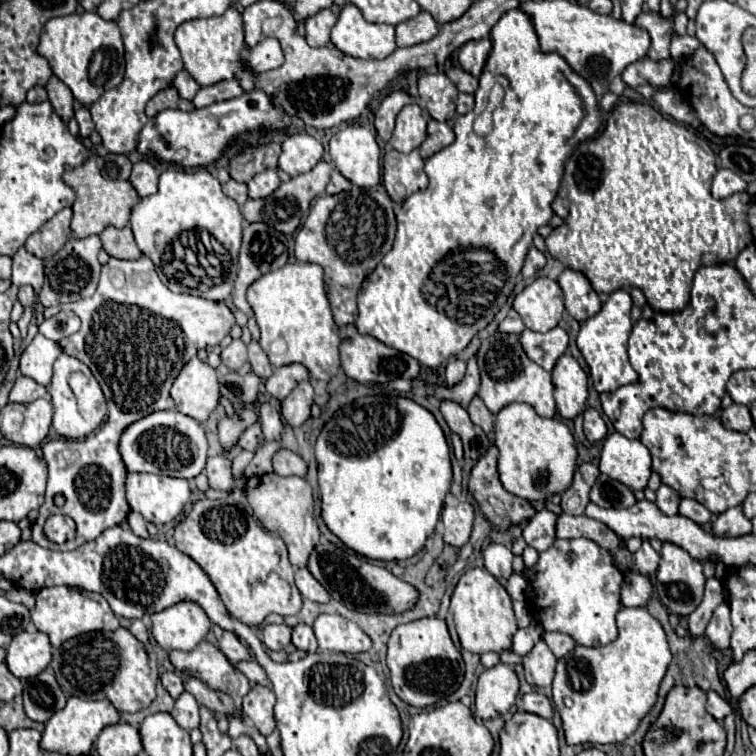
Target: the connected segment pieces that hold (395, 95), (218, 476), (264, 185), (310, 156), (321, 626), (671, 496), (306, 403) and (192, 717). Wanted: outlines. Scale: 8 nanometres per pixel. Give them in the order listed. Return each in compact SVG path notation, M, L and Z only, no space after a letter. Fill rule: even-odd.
M404 90L392 92L392 94L388 94L382 100L380 108L376 110L376 118L374 118L374 126L376 126L376 132L378 132L378 136L380 136L382 142L388 142L390 140L392 130L394 130L394 120L398 116L398 112L402 110L402 106L406 106L410 102L414 104L416 98L408 96Z
M226 456L208 458L206 474L208 474L212 490L228 490L228 488L242 488L244 486L242 478L234 480L234 476L230 472L230 464L232 464L232 460Z
M264 170L264 172L256 174L256 176L248 182L248 196L250 196L250 198L266 198L266 196L270 196L278 186L280 186L278 172L276 172L276 170Z
M308 134L288 136L282 142L282 154L278 158L278 166L290 176L298 176L310 172L322 160L322 154L324 148L316 138Z
M320 614L312 628L318 638L320 650L358 654L370 650L372 646L362 628L340 614Z
M662 484L662 486L656 490L656 506L660 508L662 514L674 516L674 514L678 512L678 504L680 504L680 496L678 496L676 490L672 490L670 486Z
M300 382L290 396L282 402L282 416L286 418L286 422L296 428L302 426L308 418L310 418L310 406L314 398L314 390L310 382Z
M184 692L176 704L174 704L174 710L172 710L172 718L184 728L184 730L194 730L198 728L198 702L194 700L192 694Z

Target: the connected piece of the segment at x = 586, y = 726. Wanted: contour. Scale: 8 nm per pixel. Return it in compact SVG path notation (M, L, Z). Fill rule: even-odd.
M622 608L616 616L616 622L618 622L618 638L606 646L600 646L600 648L586 648L586 646L576 646L566 658L558 660L556 664L556 674L554 674L554 680L552 680L552 700L554 700L554 706L562 718L562 724L564 724L564 732L566 732L566 742L568 744L616 744L616 742L624 742L630 734L636 732L640 720L654 708L656 704L656 698L658 698L658 688L660 688L660 682L666 674L666 668L670 664L670 648L668 648L668 640L666 640L666 634L660 626L660 622L656 622L656 618L652 618L652 614L648 614L646 608Z

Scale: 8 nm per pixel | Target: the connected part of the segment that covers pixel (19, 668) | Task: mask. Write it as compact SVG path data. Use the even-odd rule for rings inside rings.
M20 632L8 646L8 668L16 678L34 678L52 660L52 646L44 632Z

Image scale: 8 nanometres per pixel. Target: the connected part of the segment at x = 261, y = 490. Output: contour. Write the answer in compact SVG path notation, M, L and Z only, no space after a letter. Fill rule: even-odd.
M272 472L250 478L244 486L244 492L260 524L266 530L278 532L280 538L286 542L290 564L296 568L304 568L308 564L308 556L312 554L312 550L318 546L320 540L320 532L314 522L314 498L310 484L304 478L278 476L276 472Z

